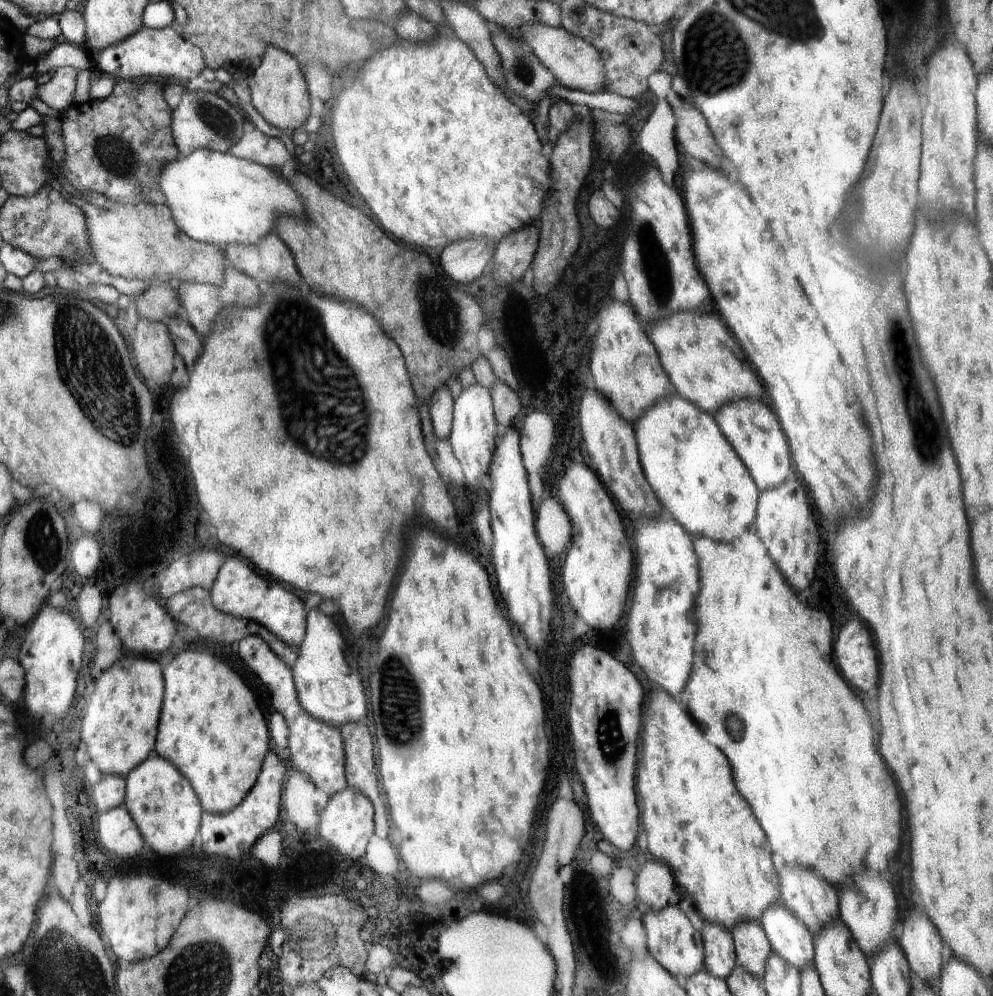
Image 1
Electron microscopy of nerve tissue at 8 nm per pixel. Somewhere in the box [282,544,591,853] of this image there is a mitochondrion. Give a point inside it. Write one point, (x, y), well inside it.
(400, 703)

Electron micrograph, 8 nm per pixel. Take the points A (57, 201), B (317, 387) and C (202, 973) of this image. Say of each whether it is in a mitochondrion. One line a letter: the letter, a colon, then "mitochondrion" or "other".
A: other
B: mitochondrion
C: mitochondrion

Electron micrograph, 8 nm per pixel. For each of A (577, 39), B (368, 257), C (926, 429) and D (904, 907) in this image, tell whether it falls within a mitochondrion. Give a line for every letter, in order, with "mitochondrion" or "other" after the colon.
A: other
B: other
C: mitochondrion
D: other

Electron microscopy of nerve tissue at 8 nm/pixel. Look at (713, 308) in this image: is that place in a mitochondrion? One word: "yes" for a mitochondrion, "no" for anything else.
no

